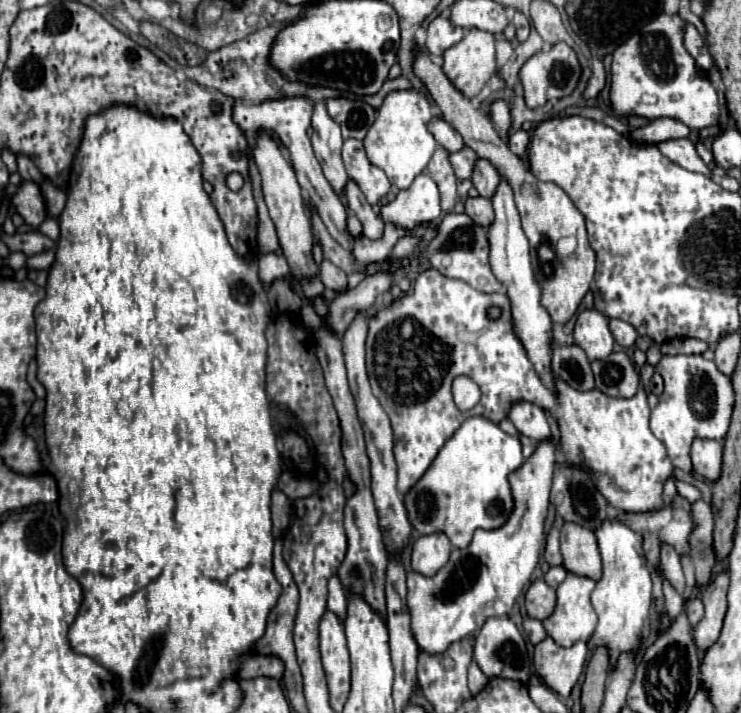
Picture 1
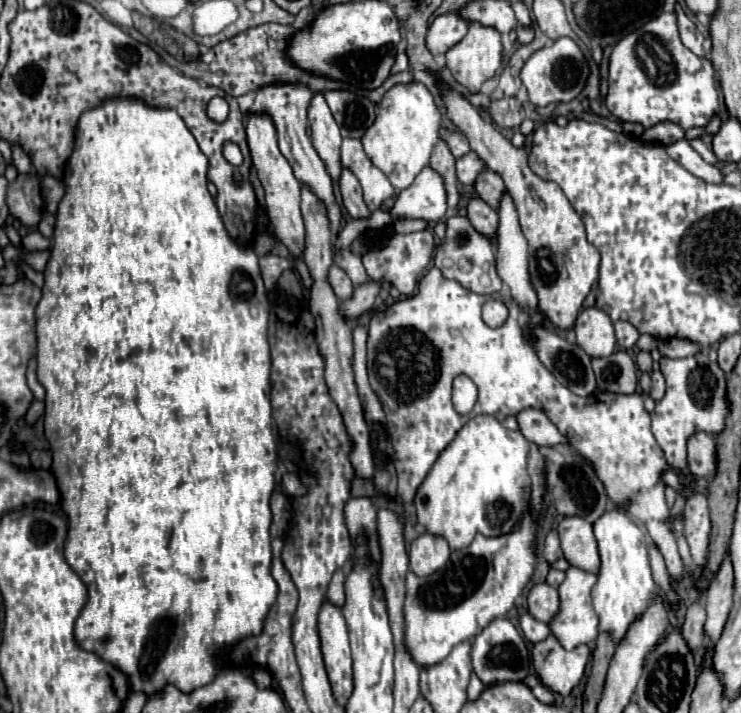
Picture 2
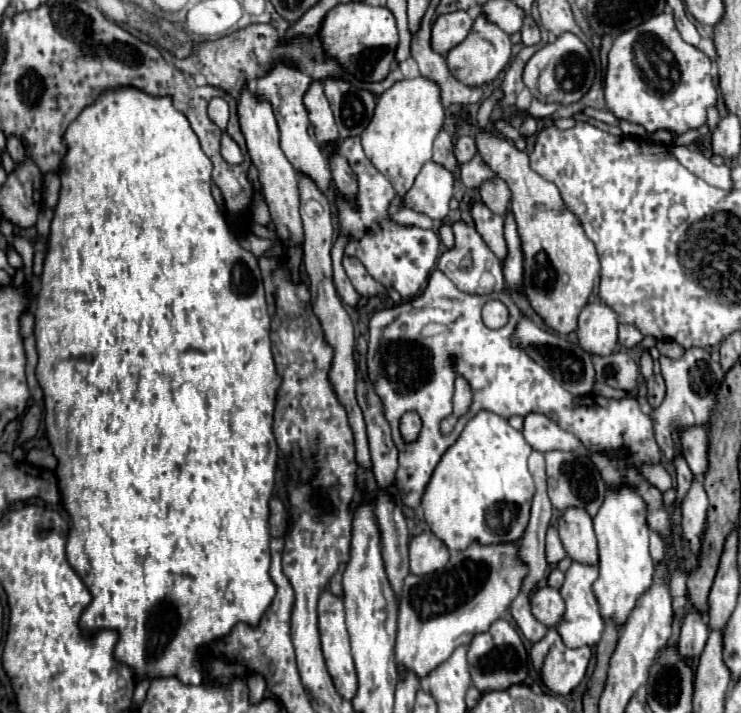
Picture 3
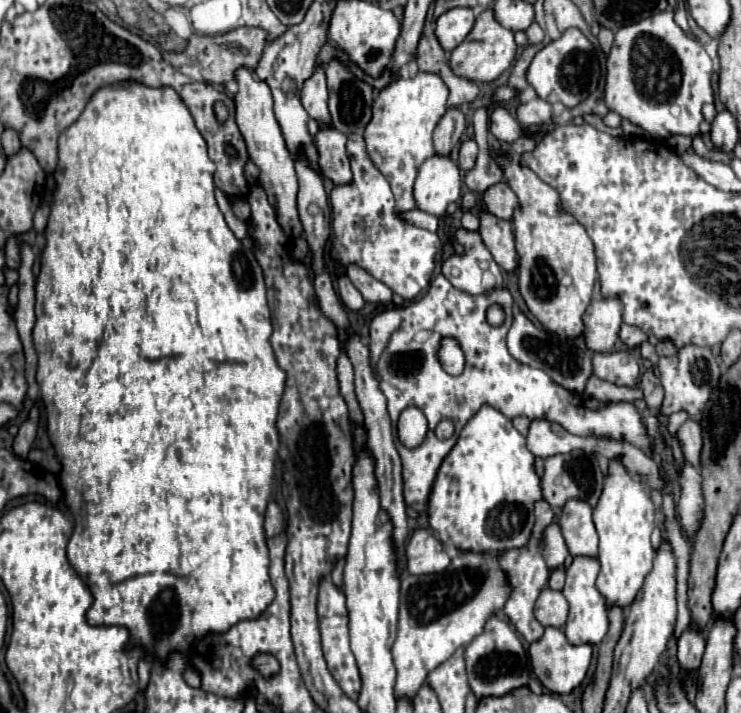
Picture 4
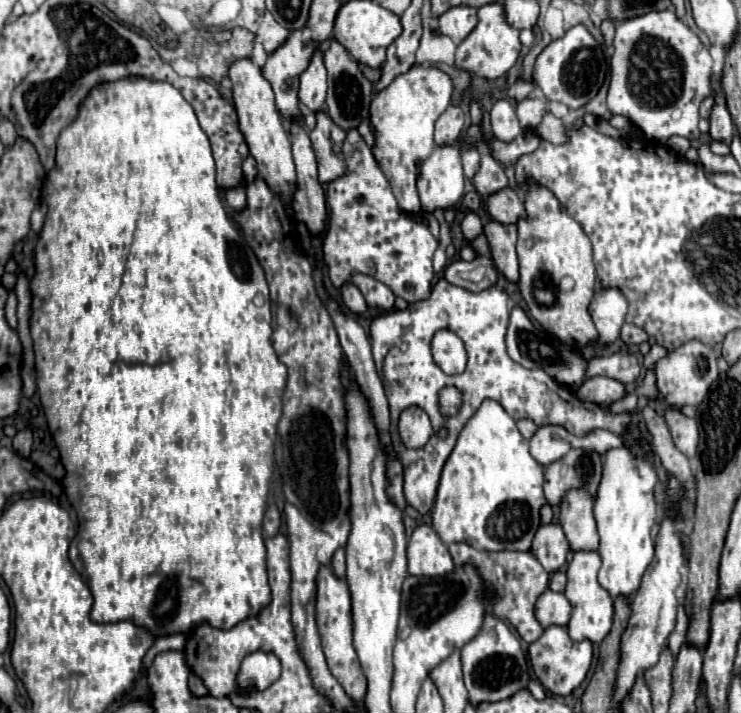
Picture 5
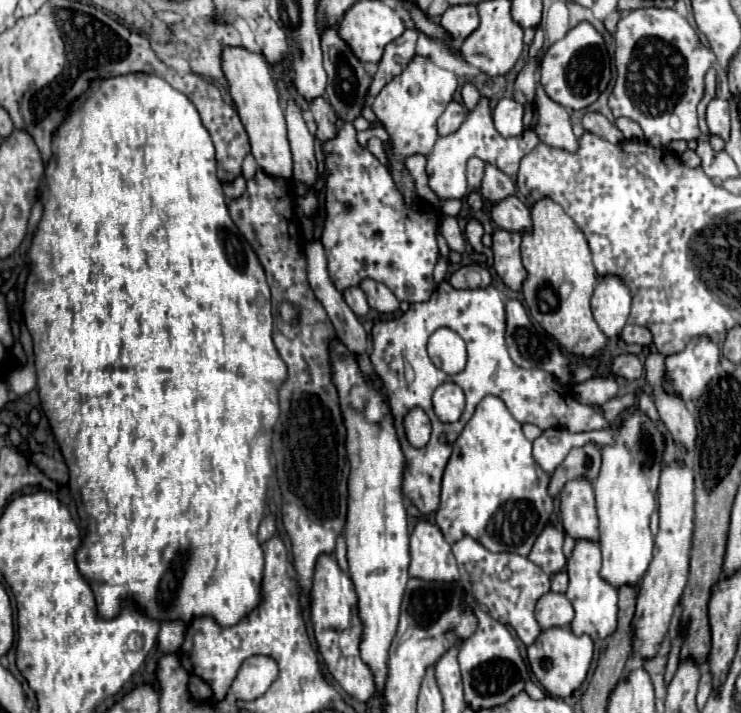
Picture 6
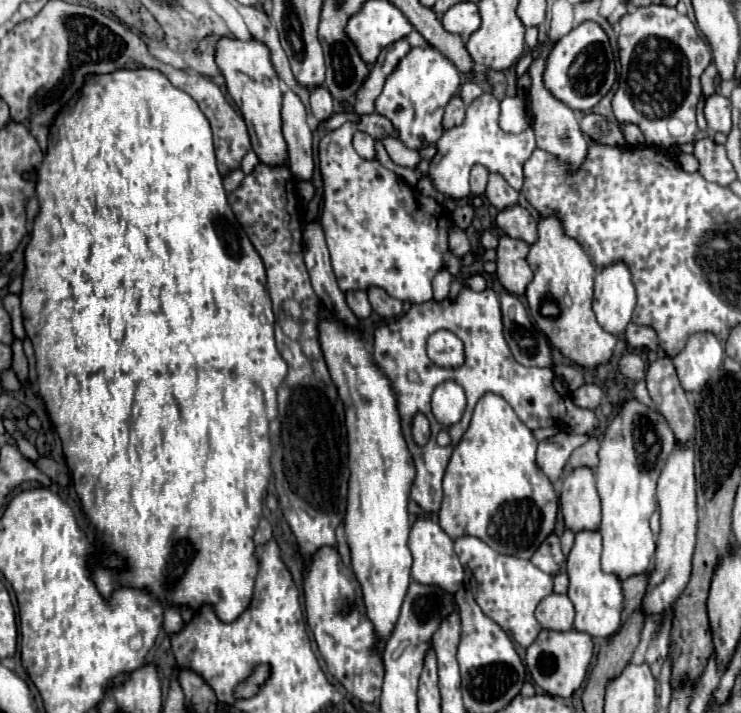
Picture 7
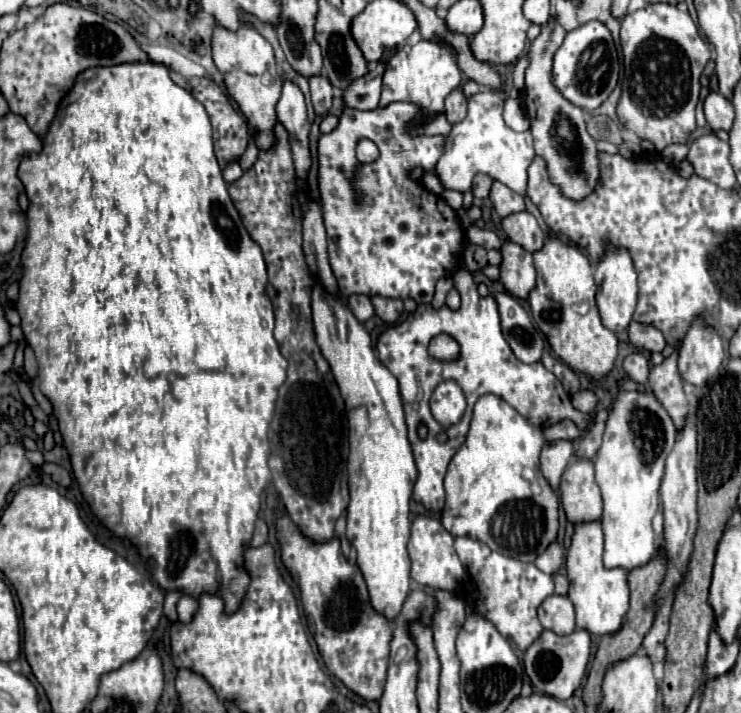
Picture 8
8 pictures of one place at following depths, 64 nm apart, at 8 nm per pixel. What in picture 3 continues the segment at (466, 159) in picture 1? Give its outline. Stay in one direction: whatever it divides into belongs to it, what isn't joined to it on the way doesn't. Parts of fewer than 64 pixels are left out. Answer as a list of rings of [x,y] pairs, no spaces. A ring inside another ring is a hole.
[[[476,154],[470,162],[460,164],[460,180],[466,188],[478,188],[486,178],[492,178],[494,172],[486,166],[486,162],[482,162],[482,158]]]

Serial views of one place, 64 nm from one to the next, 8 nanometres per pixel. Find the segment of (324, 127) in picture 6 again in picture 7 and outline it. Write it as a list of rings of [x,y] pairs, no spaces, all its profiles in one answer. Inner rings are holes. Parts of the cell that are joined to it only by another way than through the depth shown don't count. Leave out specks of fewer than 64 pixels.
[[[324,86],[310,92],[310,110],[312,110],[312,114],[316,116],[318,122],[326,122],[326,120],[332,118],[332,114],[334,114],[332,98],[330,98],[330,92]]]

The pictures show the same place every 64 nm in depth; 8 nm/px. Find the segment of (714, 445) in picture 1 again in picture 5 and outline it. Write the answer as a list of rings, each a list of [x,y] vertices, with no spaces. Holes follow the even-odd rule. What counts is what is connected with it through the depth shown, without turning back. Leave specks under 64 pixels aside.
[[[672,406],[666,408],[666,424],[672,432],[672,440],[676,448],[692,458],[698,450],[698,424],[694,418],[686,418],[682,412],[674,410]]]

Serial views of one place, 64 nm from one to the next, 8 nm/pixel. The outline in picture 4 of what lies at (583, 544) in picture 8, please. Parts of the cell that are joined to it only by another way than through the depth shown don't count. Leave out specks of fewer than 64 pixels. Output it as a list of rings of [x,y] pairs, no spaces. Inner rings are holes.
[[[574,558],[572,566],[566,570],[566,586],[562,590],[564,598],[570,604],[568,620],[564,624],[564,636],[572,646],[578,644],[598,644],[608,630],[608,606],[606,600],[596,590],[594,582],[600,570],[600,562],[596,558]]]

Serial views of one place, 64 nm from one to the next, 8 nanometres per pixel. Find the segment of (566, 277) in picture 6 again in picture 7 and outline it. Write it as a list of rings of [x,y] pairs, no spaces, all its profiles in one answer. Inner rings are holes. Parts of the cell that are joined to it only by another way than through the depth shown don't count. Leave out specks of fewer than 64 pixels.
[[[540,216],[538,240],[528,246],[526,262],[534,272],[534,278],[526,288],[528,308],[538,328],[550,338],[552,346],[584,368],[608,362],[616,346],[616,338],[600,328],[592,312],[596,268],[580,242],[566,234],[558,216]]]

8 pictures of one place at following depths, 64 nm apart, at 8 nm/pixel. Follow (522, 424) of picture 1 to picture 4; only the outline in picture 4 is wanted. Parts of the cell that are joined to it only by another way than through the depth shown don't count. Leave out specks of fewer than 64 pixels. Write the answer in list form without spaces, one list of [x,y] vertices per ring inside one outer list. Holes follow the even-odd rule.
[[[540,418],[540,420],[530,422],[526,444],[534,456],[548,458],[548,456],[564,454],[564,452],[570,452],[576,448],[590,450],[592,438],[574,436],[574,434],[566,432],[562,426],[558,426],[556,422]]]

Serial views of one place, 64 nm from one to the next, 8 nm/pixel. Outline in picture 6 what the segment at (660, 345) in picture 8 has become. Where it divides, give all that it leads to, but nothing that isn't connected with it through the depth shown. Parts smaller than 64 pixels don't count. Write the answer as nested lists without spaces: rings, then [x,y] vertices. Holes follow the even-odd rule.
[[[632,324],[624,326],[620,338],[622,338],[626,344],[640,344],[640,346],[652,344],[652,334],[650,334],[650,330],[646,330],[646,328],[642,328],[642,326],[632,326]]]

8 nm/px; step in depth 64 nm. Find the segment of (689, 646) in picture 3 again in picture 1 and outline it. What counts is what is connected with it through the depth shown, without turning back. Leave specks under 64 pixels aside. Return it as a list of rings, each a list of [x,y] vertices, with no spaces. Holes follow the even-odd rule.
[[[698,598],[690,600],[690,604],[688,604],[688,618],[690,618],[690,624],[692,624],[692,626],[696,626],[696,624],[698,624],[698,620],[700,620],[702,616],[704,616],[702,600],[698,600]]]

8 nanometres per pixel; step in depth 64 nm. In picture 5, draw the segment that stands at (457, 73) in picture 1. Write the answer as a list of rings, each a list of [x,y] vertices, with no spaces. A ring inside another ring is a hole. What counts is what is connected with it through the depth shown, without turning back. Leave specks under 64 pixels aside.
[[[486,4],[478,8],[478,24],[476,28],[464,38],[464,42],[456,48],[456,68],[472,72],[480,78],[494,80],[504,76],[518,60],[520,54],[520,40],[518,40],[518,30],[508,26],[504,18],[504,8],[502,4]]]

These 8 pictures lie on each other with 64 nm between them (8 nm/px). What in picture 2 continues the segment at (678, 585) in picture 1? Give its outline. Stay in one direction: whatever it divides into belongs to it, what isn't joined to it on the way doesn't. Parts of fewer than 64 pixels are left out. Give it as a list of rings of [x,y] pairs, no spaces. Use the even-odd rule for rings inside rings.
[[[430,268],[420,278],[414,296],[394,302],[382,318],[371,318],[368,376],[372,390],[386,412],[390,442],[396,454],[398,496],[404,502],[412,502],[438,454],[470,418],[488,414],[502,422],[506,416],[514,416],[518,410],[534,406],[544,410],[566,436],[568,444],[592,462],[612,504],[628,510],[626,514],[648,530],[664,556],[670,578],[674,582],[682,580],[682,560],[668,522],[670,510],[664,500],[662,474],[670,470],[670,464],[650,432],[650,414],[644,408],[642,394],[610,394],[610,400],[606,402],[598,392],[590,396],[576,396],[570,392],[542,366],[522,334],[522,312],[514,300],[504,300],[500,294],[476,294],[460,282],[444,278],[438,268]],[[488,298],[502,300],[508,308],[508,318],[500,328],[490,328],[482,320],[482,306]],[[458,374],[470,376],[480,392],[474,410],[466,416],[460,416],[454,410],[450,398],[450,386]]]

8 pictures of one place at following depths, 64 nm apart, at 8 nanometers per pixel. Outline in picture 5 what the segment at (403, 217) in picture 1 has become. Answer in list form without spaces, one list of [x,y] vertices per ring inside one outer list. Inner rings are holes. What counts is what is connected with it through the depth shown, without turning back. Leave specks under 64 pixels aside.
[[[436,146],[432,156],[422,162],[416,180],[424,212],[446,210],[464,196],[464,172],[460,162],[462,146]]]

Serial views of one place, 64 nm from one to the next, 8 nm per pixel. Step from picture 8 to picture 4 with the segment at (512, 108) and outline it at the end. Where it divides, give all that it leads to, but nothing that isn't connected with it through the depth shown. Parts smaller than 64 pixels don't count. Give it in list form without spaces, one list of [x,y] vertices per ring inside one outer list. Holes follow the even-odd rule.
[[[502,106],[492,110],[490,116],[490,132],[500,140],[500,142],[514,142],[516,138],[522,136],[522,128],[520,124],[510,116],[510,112]]]

